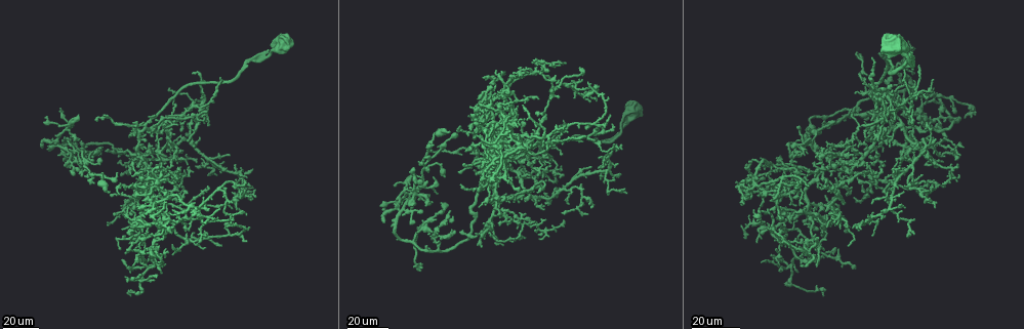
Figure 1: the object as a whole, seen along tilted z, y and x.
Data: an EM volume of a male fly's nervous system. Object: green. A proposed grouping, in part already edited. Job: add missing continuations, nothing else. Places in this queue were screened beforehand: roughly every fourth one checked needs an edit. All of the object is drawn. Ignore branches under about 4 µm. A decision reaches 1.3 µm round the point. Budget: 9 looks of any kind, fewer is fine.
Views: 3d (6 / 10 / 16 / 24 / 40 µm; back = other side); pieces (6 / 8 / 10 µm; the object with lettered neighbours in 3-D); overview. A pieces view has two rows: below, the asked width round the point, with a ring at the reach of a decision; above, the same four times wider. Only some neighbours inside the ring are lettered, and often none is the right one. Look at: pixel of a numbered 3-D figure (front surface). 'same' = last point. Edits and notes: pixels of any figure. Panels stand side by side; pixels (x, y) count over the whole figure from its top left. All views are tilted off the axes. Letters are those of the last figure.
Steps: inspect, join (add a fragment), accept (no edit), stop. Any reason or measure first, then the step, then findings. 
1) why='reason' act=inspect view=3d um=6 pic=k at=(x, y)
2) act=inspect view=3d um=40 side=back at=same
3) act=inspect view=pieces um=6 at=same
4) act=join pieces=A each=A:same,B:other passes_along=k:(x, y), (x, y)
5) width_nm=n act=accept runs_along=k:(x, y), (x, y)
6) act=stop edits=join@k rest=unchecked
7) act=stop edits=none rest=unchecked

why='thin end' act=inspect view=3d um=24 pic=1 at=(806, 168)

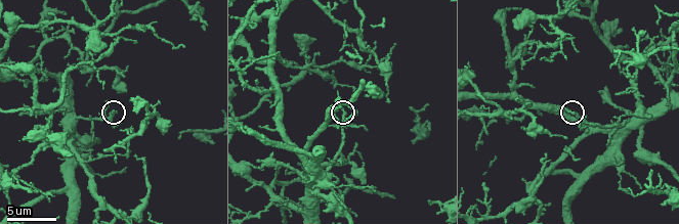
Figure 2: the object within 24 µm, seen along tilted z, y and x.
why='see the neighbours' act=inspect view=pieces um=8 pic=2 at=(565, 108)

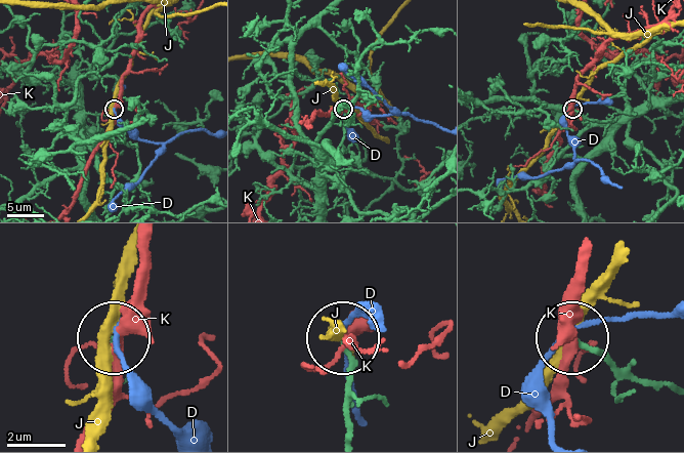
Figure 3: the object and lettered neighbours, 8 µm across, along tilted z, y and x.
act=accept each=D:other,J:other,K:other found='no lettered fragment goes on from it'

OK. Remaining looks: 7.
why='branch stops here' act=inspect view=3d um=24 pic=1 at=(168, 150)

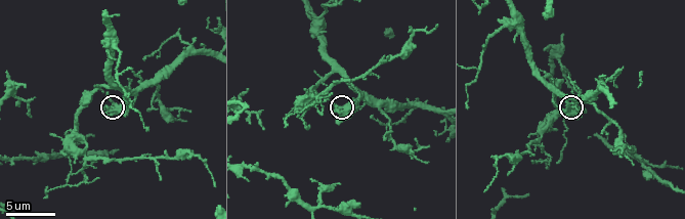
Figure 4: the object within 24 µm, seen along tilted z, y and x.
act=inspect view=pieces um=6 pic=4 at=(338, 121)

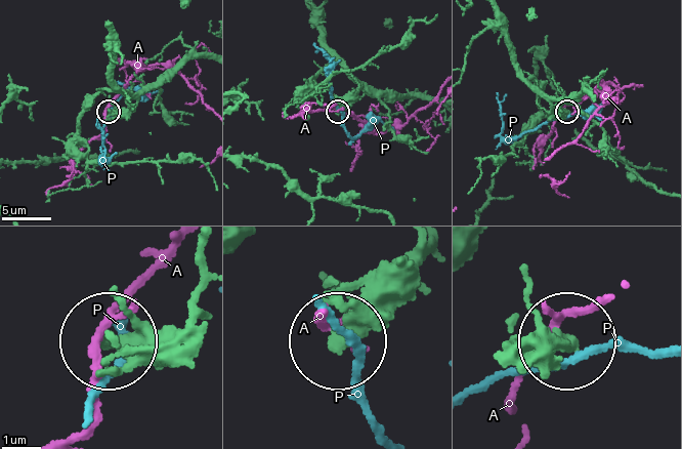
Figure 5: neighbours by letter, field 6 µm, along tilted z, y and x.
act=accept each=A:other,P:other runs_along=5:(495, 13), (515, 67), (553, 109), (566, 112) found='no lettered fragment goes on from it'

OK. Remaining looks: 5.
why='branch stops here' act=inspect view=3d um=40 pic=1 at=(541, 236)

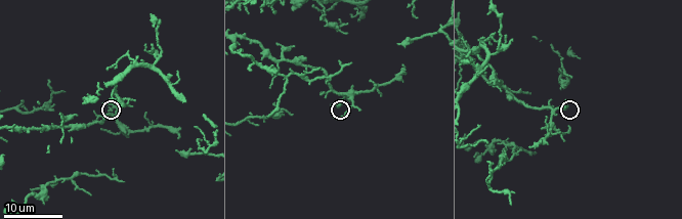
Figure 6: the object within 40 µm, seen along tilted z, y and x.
why='what lies round it' act=inspect view=pieces um=8 pic=6 at=(340, 106)

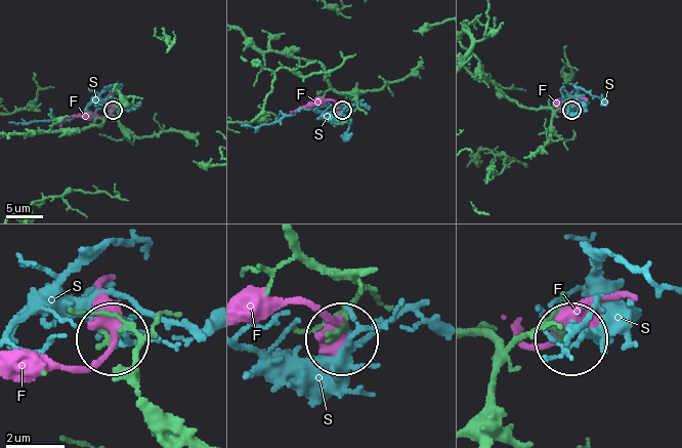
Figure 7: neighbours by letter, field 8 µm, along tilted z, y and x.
act=accept each=F:other,S:other found='none of them fits'

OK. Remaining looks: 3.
why='branch stops here' act=inspect view=3d um=24 pic=1 at=(892, 87)

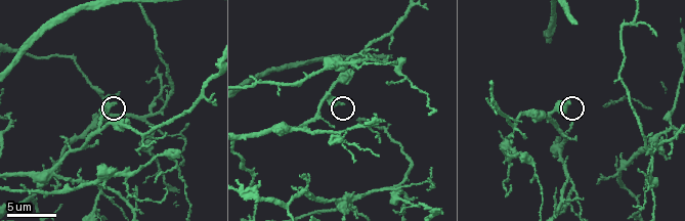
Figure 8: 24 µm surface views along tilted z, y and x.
why='what lies round it' act=inspect view=pieces um=6 pic=8 at=(570, 103)

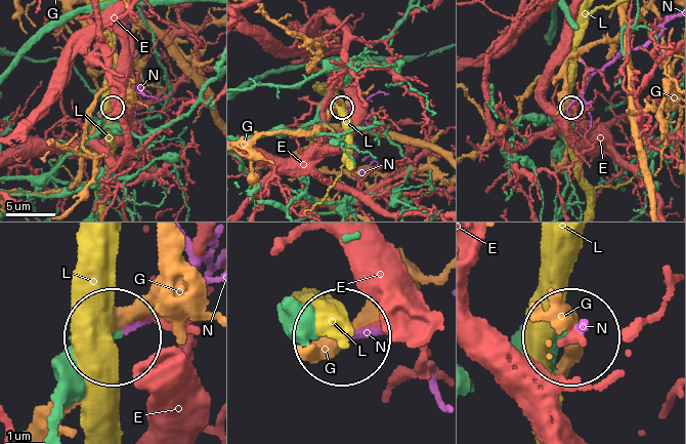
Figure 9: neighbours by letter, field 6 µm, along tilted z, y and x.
act=join pieces=N each=E:other,G:other,L:other,N:same found='it goes on there'

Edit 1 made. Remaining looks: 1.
act=stop edits=join@9 rest=unchecked

